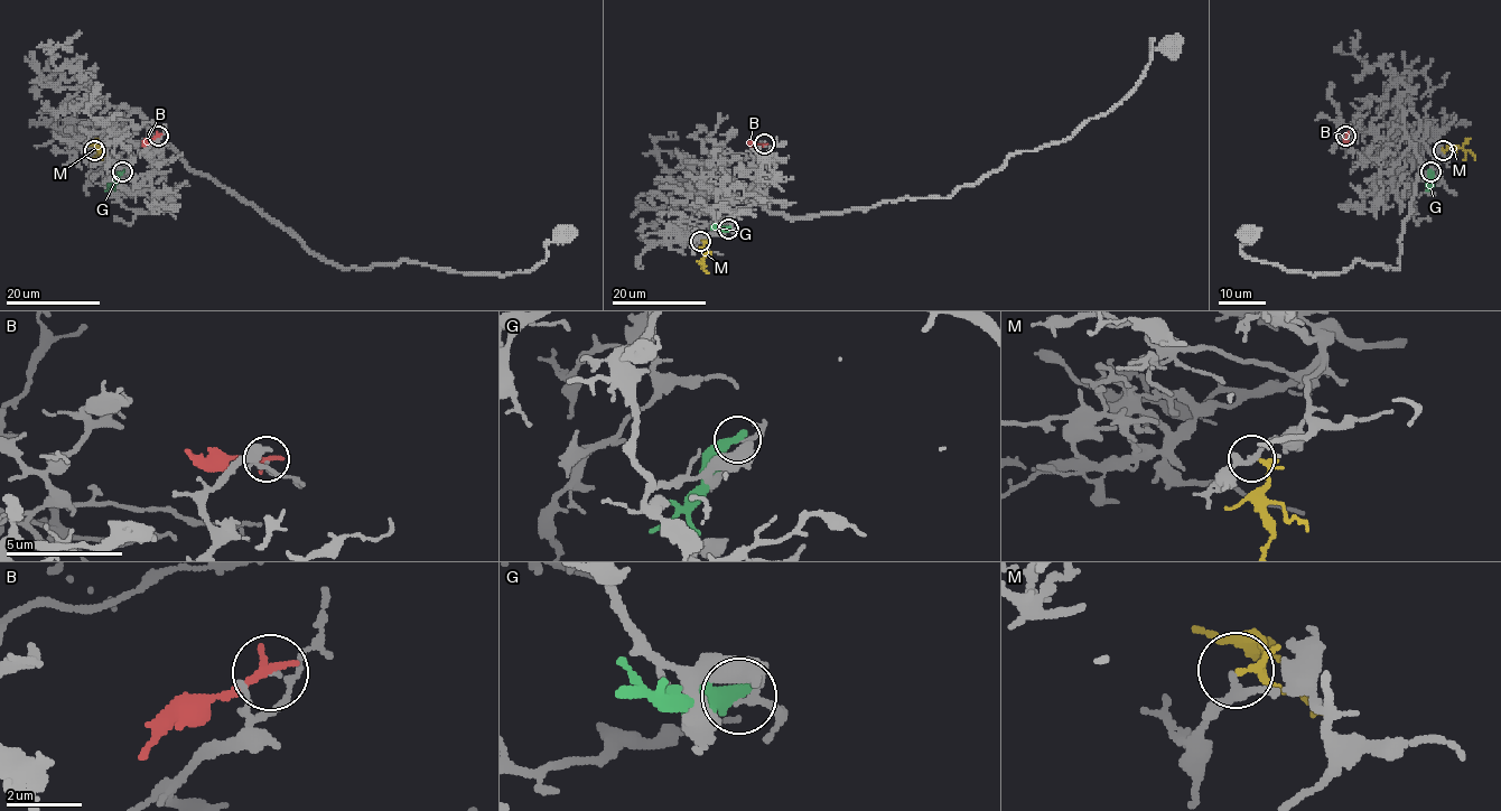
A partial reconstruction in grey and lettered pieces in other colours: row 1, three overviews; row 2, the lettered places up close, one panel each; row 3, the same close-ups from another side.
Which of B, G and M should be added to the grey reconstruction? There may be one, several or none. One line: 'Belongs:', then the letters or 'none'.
Belongs: none

